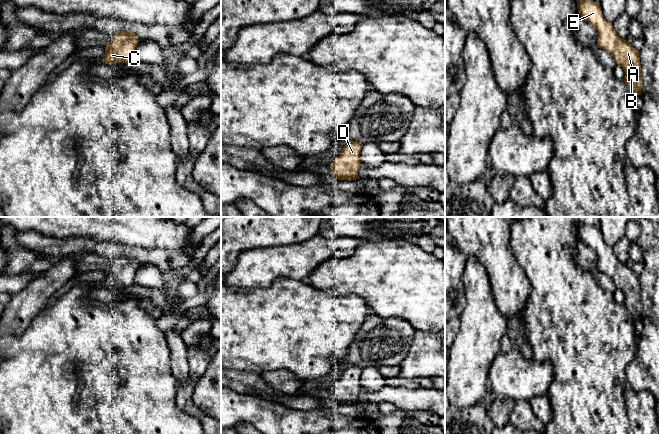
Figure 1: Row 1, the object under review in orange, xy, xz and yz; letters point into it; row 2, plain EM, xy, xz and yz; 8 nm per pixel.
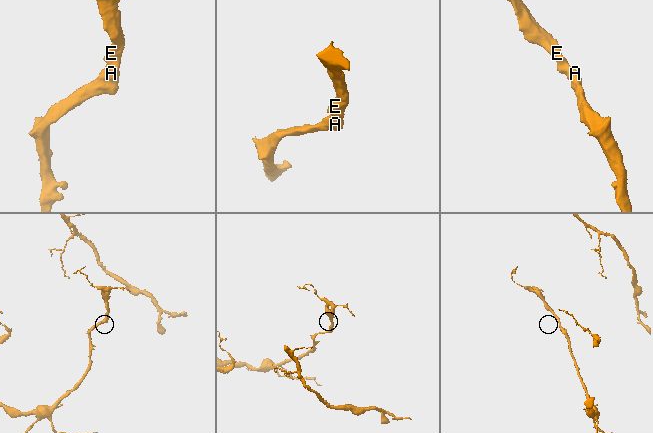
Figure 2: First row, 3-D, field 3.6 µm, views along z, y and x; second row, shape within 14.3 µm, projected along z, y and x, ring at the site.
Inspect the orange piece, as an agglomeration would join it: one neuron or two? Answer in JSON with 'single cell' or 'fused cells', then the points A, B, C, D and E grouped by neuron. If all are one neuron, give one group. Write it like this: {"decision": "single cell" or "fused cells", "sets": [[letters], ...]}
{"decision": "single cell", "sets": [["A", "B", "C", "D", "E"]]}

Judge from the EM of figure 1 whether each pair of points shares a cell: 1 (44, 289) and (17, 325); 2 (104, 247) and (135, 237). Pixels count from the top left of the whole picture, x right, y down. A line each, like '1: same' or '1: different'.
1: same
2: different

